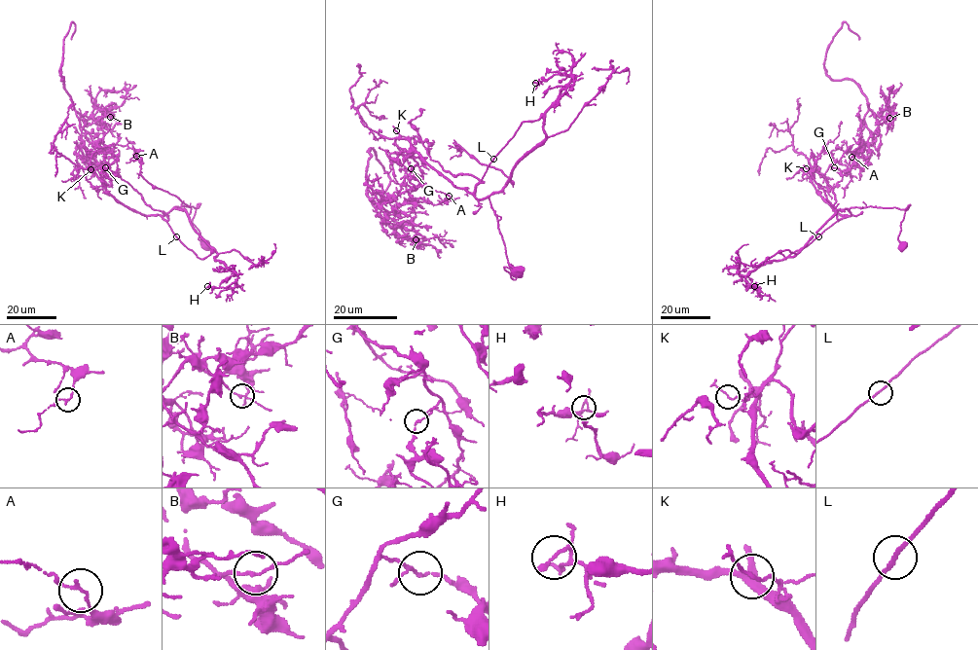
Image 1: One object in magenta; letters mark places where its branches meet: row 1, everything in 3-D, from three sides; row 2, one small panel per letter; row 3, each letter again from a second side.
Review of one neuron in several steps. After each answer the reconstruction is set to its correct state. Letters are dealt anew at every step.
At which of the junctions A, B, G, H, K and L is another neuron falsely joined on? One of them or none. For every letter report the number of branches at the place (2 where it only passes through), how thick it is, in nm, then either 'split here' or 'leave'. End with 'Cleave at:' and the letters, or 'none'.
A: 2 | 120 nm | leave
B: 2 | 120 nm | leave
G: 2 | 100 nm | split here
H: 2 | 190 nm | leave
K: 2 | 110 nm | leave
L: 2 | 180 nm | leave
Cleave at: G

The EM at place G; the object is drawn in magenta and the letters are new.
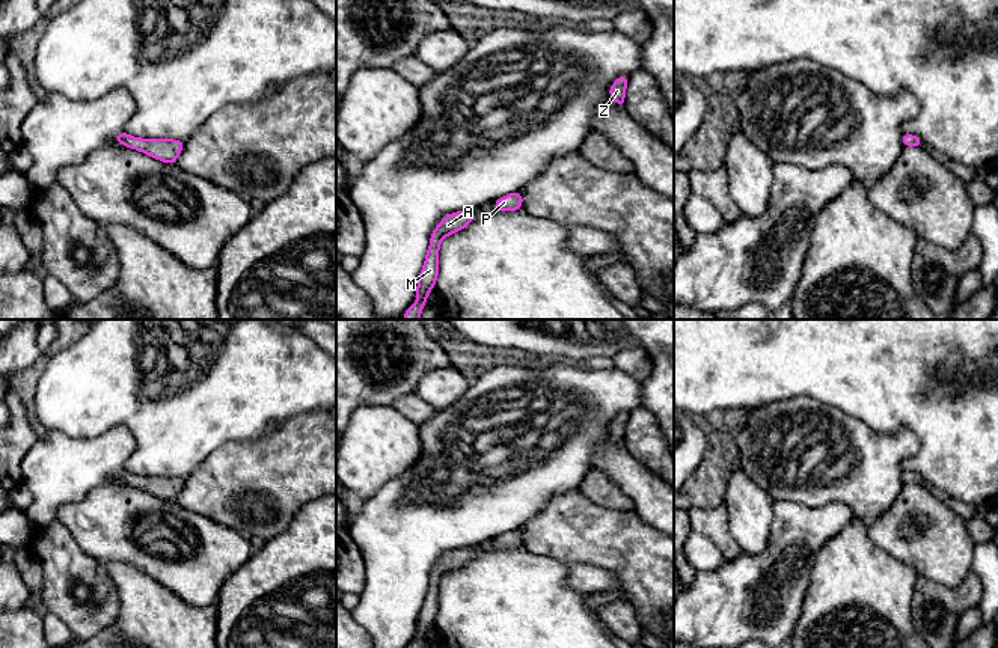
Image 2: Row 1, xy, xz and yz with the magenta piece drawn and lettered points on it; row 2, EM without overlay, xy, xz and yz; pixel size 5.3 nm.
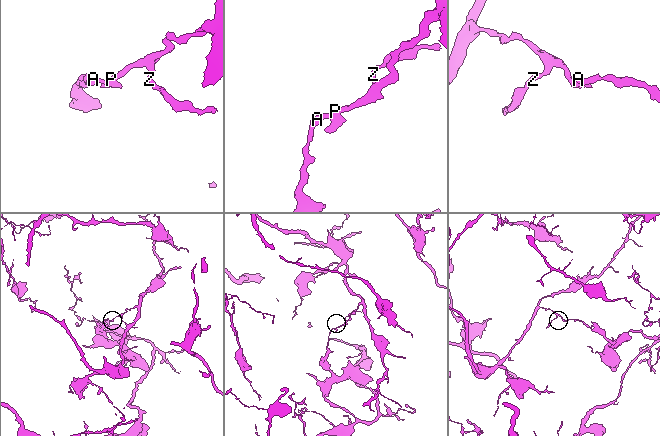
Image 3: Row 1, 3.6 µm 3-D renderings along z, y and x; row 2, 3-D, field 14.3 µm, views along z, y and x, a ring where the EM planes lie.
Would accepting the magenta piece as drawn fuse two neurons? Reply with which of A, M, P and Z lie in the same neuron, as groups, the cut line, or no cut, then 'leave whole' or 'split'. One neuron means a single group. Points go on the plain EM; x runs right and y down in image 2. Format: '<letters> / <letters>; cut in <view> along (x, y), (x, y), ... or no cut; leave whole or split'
A M / P Z; cut in yz along (905, 472), (911, 482); split

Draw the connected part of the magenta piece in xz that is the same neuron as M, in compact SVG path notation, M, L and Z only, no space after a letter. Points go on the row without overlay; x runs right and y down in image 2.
M458 549L445 553L439 564L433 568L427 595L418 616L418 639L413 640L407 648L422 648L422 645L427 642L427 633L434 625L439 612L439 583L446 573L455 571L466 565L469 558L463 553L463 550L464 549Z

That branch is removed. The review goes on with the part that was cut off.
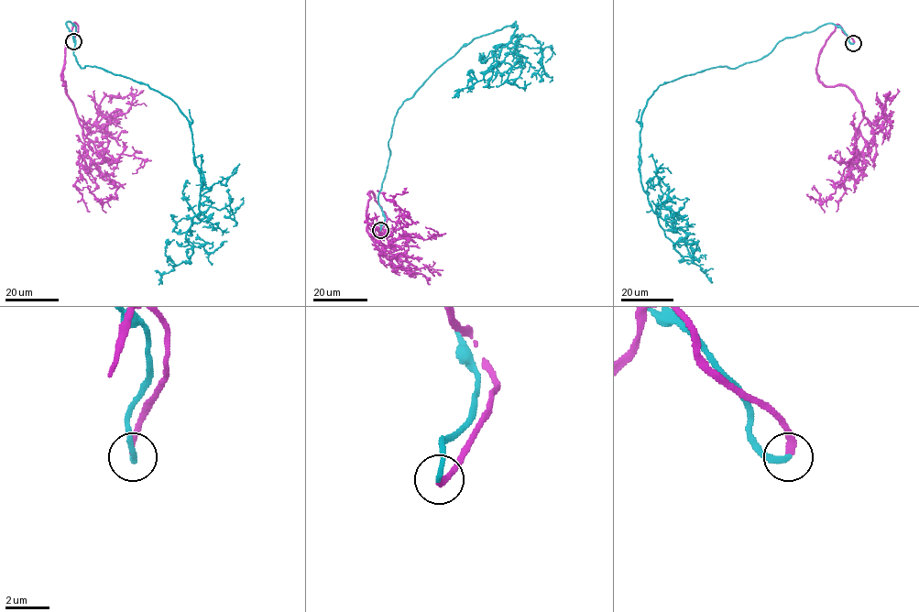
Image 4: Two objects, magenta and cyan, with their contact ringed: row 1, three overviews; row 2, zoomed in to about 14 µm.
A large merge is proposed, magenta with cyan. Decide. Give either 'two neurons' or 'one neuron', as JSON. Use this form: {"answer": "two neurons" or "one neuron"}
{"answer": "one neuron"}

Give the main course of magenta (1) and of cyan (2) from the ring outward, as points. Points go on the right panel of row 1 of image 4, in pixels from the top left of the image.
1: (853, 43), (837, 25), (816, 74), (826, 86), (845, 84), (860, 105), (851, 171), (824, 202), (813, 190)
2: (853, 43), (825, 23), (650, 97), (643, 191), (693, 263), (686, 242), (695, 239)

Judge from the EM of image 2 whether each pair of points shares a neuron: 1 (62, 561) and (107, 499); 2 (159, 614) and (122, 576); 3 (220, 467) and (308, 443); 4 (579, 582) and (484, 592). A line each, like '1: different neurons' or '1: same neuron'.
1: different neurons
2: same neuron
3: same neuron
4: different neurons

